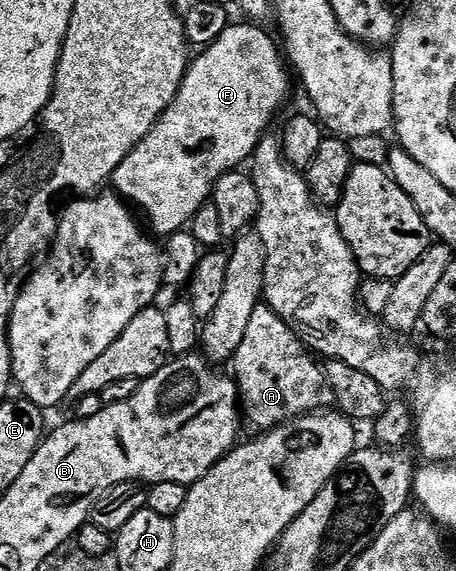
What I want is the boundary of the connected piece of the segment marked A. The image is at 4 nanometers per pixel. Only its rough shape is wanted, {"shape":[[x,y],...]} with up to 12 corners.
{"shape":[[258,305],[232,362],[245,424],[333,406],[326,370]]}

